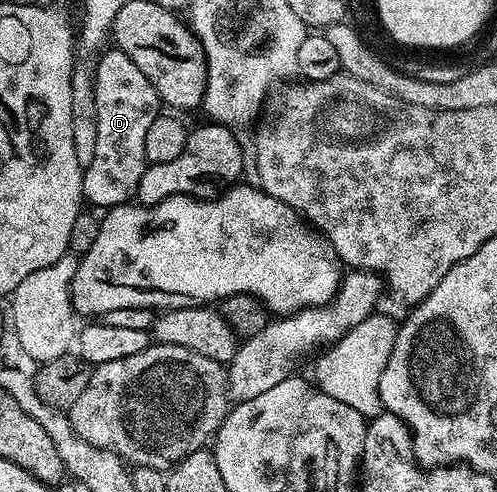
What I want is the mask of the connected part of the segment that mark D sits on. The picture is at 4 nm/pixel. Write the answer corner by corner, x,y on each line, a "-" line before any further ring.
108,51
99,58
94,77
96,153
93,154
92,163
82,173
85,202
95,203
103,209
121,207
135,198
140,177
148,166
144,137
154,118
160,114
160,100
148,77
136,69
123,51

